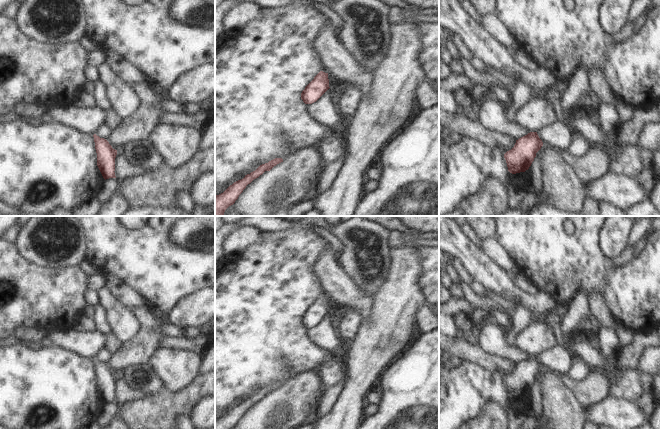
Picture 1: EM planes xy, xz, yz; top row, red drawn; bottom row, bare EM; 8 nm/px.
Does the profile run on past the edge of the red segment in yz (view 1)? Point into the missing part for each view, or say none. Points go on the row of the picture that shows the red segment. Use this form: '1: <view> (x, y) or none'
1: none

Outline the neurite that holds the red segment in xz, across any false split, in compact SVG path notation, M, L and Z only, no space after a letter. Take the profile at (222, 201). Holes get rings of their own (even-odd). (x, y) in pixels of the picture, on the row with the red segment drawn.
M275 158L268 163L260 165L255 171L245 175L241 180L234 182L223 193L215 196L215 216L223 216L225 210L233 205L248 184L258 178L265 171L270 171L274 166L283 162L282 158Z

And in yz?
M530 132L516 140L514 147L504 154L508 171L516 174L528 170L542 146L537 132Z

